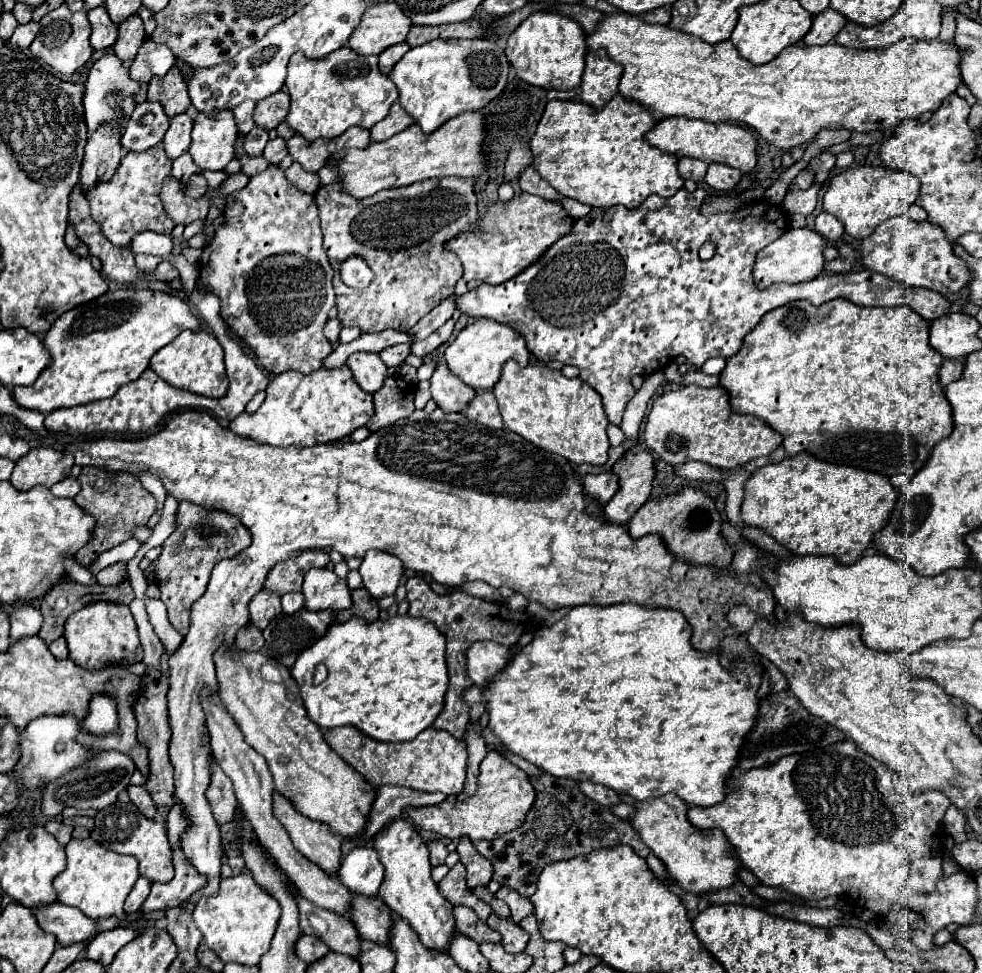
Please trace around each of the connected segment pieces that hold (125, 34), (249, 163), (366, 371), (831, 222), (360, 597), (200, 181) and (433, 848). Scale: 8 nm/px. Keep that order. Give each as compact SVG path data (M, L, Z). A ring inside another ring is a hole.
M130 15L126 21L122 21L118 25L118 39L112 45L112 49L118 59L128 61L128 59L134 59L134 55L144 39L146 39L146 33L144 33L140 15Z
M238 135L238 139L236 139L236 159L242 165L240 171L244 175L254 175L258 171L264 171L270 165L262 155L248 155L244 151L244 135Z
M354 353L348 357L346 367L352 371L354 381L366 393L376 393L386 377L386 365L378 353Z
M822 211L822 213L816 217L816 231L818 231L820 235L824 235L826 239L836 241L836 239L844 233L844 227L842 227L842 223L838 221L838 217Z
M354 589L352 591L352 611L356 617L362 617L366 621L378 619L378 603L366 589Z
M202 173L192 175L190 181L186 183L186 193L188 193L190 197L202 197L206 191L208 191L208 183L206 183L206 179L202 177Z
M430 841L428 843L428 849L430 849L430 863L436 867L436 865L442 865L448 857L448 849L442 841Z

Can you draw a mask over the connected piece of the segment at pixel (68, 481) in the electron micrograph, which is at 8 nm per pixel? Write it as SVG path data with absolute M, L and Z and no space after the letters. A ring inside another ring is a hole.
M66 477L58 485L52 485L50 491L54 497L74 497L80 491L80 483L74 477Z

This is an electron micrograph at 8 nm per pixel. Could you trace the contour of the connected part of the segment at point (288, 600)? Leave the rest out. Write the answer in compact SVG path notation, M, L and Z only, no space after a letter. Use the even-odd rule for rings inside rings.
M286 593L282 595L282 611L284 613L294 613L304 607L304 597L300 593Z

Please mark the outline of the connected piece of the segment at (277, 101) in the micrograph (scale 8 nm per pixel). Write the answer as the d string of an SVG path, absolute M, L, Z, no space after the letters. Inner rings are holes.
M276 91L256 103L254 121L266 131L276 129L276 125L286 119L288 109L290 109L290 95L286 91Z

